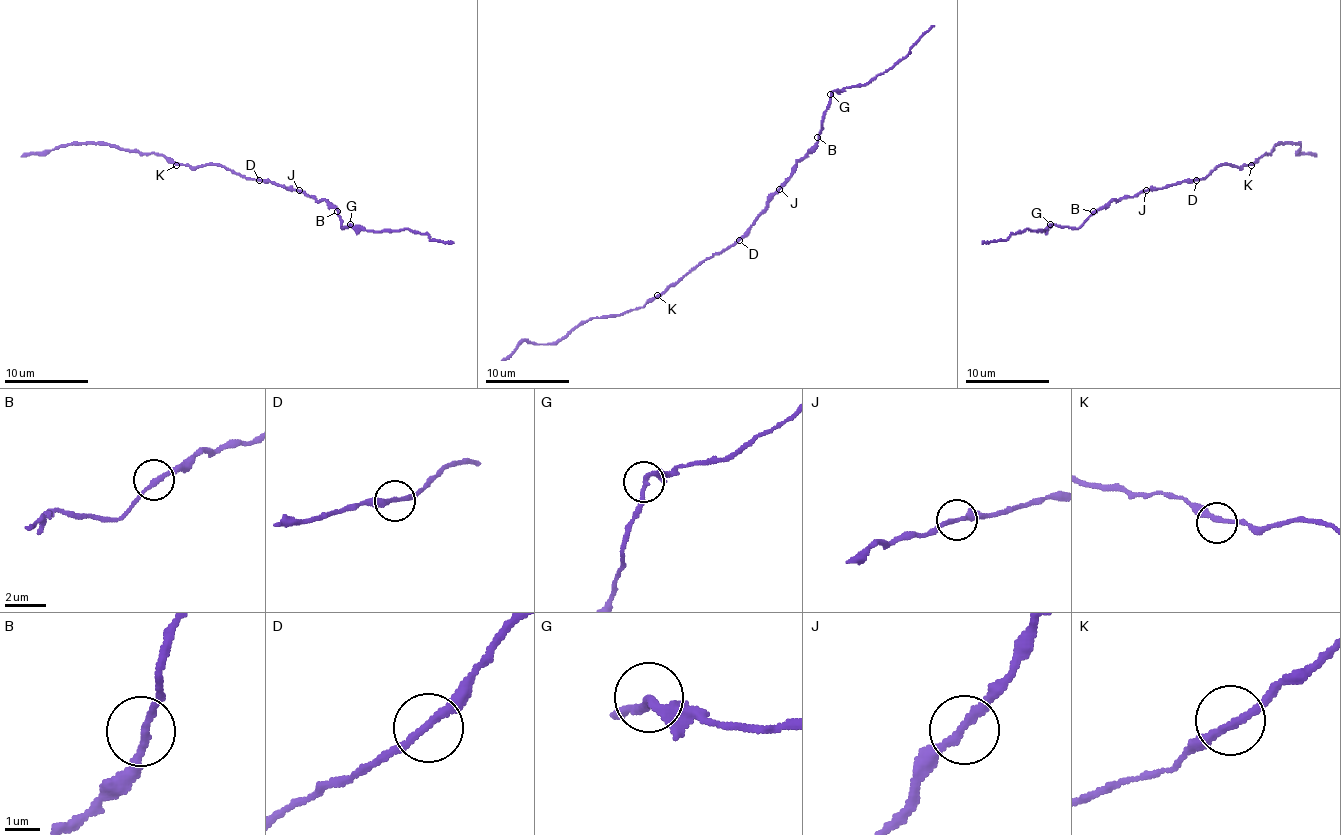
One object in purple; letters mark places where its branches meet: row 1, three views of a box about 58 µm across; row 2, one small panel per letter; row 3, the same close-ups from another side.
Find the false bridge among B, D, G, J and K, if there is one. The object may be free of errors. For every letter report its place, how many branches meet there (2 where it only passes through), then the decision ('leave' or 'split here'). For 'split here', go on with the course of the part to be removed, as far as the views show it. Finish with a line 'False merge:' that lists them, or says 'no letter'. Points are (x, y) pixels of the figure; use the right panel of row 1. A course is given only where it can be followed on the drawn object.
B: (1093, 211) | 2 | leave
D: (1196, 180) | 2 | leave
G: (1050, 224) | 2 | split here | (1051, 224), (1042, 230), (1026, 228), (1004, 239), (981, 243)
J: (1146, 190) | 2 | leave
K: (1251, 165) | 2 | leave
False merge: G

